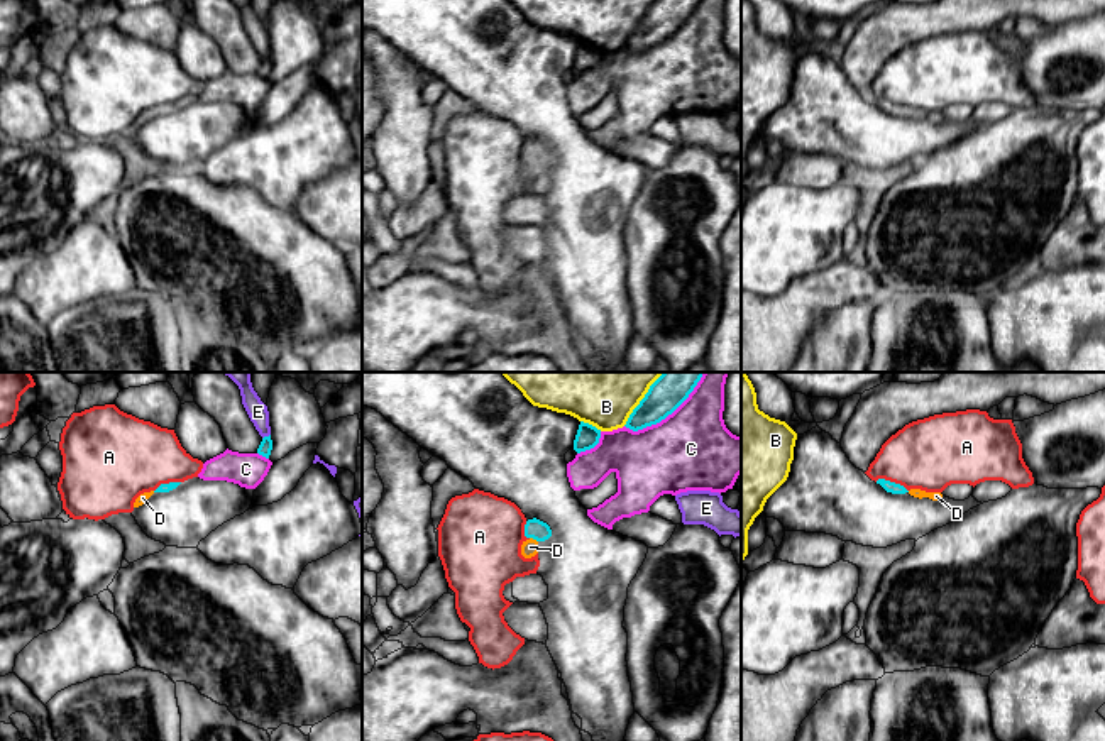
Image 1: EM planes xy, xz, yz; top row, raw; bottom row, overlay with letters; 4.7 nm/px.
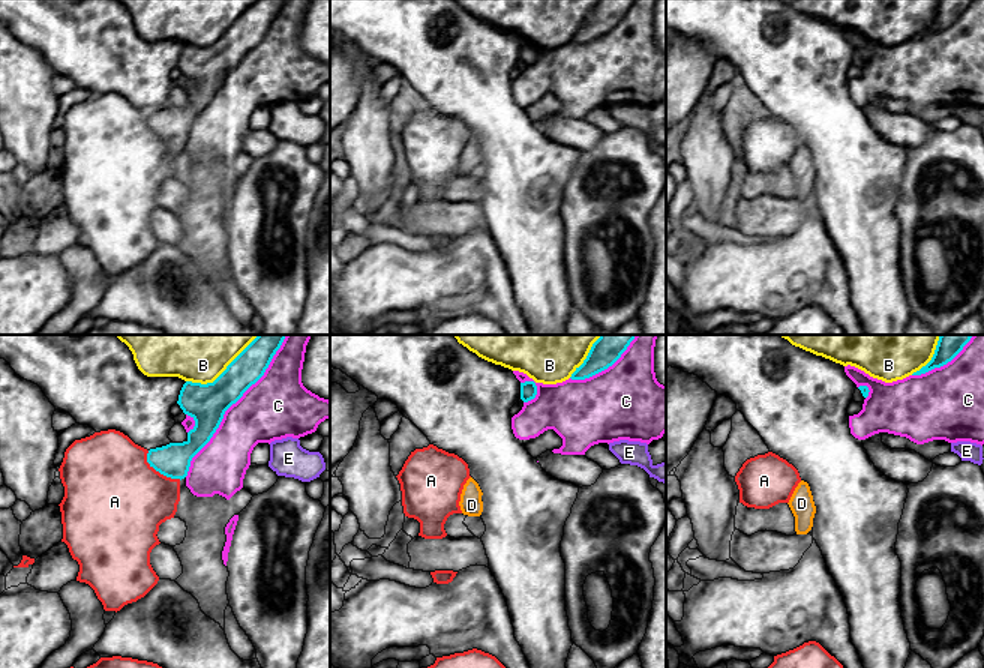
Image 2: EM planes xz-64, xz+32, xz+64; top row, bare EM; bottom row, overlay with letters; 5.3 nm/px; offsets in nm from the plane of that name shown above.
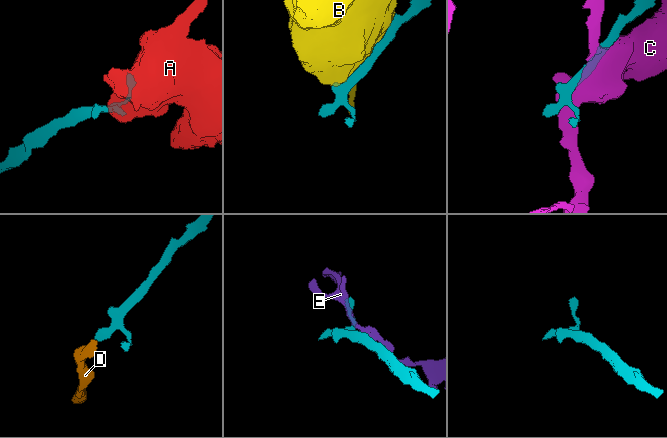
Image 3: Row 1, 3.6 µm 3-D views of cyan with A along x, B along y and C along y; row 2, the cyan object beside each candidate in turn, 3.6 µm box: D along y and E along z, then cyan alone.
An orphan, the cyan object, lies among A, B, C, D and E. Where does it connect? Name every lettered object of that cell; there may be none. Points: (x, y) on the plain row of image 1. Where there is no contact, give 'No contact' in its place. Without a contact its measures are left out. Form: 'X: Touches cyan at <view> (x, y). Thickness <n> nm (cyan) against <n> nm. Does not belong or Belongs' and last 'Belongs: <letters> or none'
A: Touches cyan at yz (892, 104). Thickness 50 nm (cyan) against 340 nm. Does not belong
B: Touches cyan at xz (640, 24). Thickness 160 nm (cyan) against 240 nm. Does not belong
C: Touches cyan at xz (664, 39). Thickness 160 nm (cyan) against 380 nm. Does not belong
D: Touches cyan at xz (533, 159). Thickness 90 nm (cyan) against 80 nm. Belongs
E: Touches cyan at xy (266, 58). Thickness 70 nm (cyan) against 100 nm. Does not belong
Belongs: D

